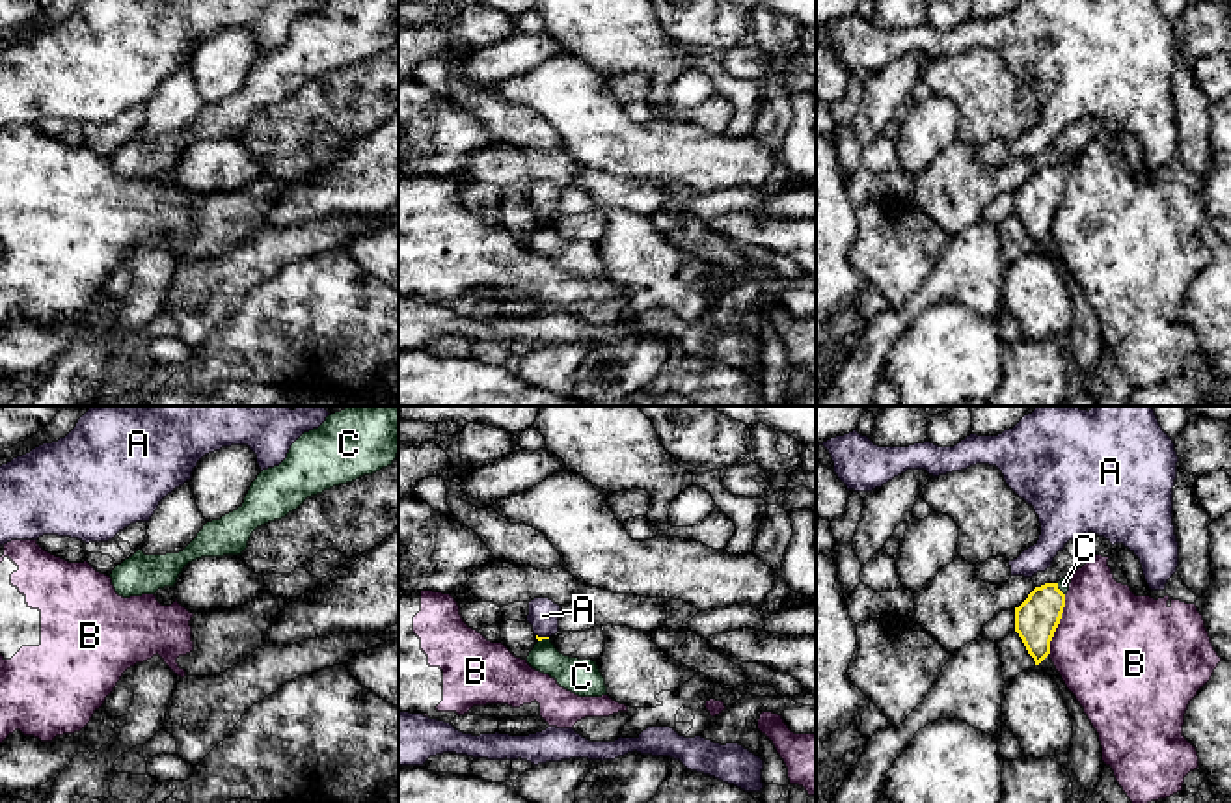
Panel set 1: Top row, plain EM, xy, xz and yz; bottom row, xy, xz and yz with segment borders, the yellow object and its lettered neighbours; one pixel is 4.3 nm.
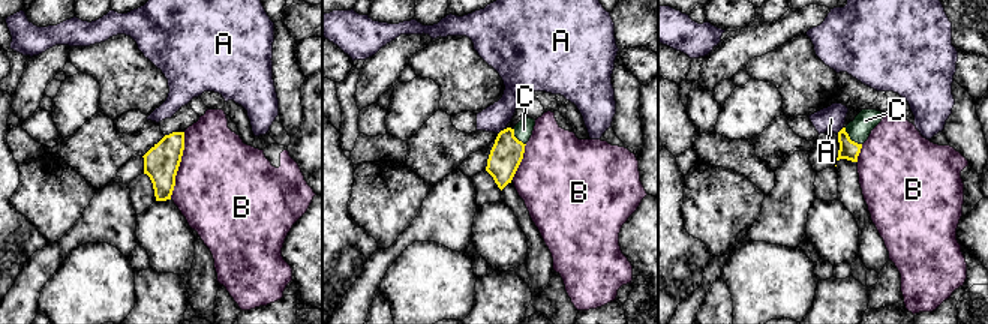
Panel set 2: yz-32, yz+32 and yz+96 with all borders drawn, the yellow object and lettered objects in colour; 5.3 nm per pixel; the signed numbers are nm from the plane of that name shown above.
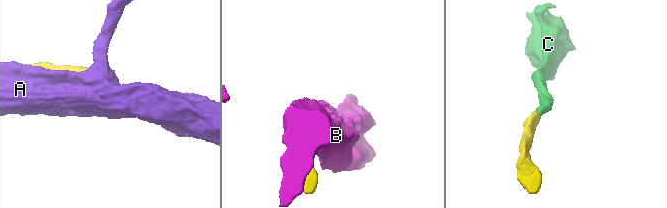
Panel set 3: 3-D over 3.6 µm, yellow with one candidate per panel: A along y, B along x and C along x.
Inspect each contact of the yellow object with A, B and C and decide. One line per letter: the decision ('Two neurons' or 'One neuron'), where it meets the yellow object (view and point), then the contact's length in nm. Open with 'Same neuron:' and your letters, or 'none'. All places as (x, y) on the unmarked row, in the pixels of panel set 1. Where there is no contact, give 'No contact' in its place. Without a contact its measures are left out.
Same neuron: C
A: Two neurons. Touches yellow at xz (542, 220). Shared border 60 nm
B: Two neurons. Touches yellow at yz (1058, 205). Shared border 280 nm
C: One neuron. Touches yellow at yz (1058, 172). Shared border 70 nm

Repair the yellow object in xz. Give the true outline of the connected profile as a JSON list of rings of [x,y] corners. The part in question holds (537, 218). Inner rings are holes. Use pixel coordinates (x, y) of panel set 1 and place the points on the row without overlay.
[[[538,220],[527,238],[527,246],[557,263],[557,266],[579,279],[607,278],[605,261],[596,244],[561,237],[549,220]]]

